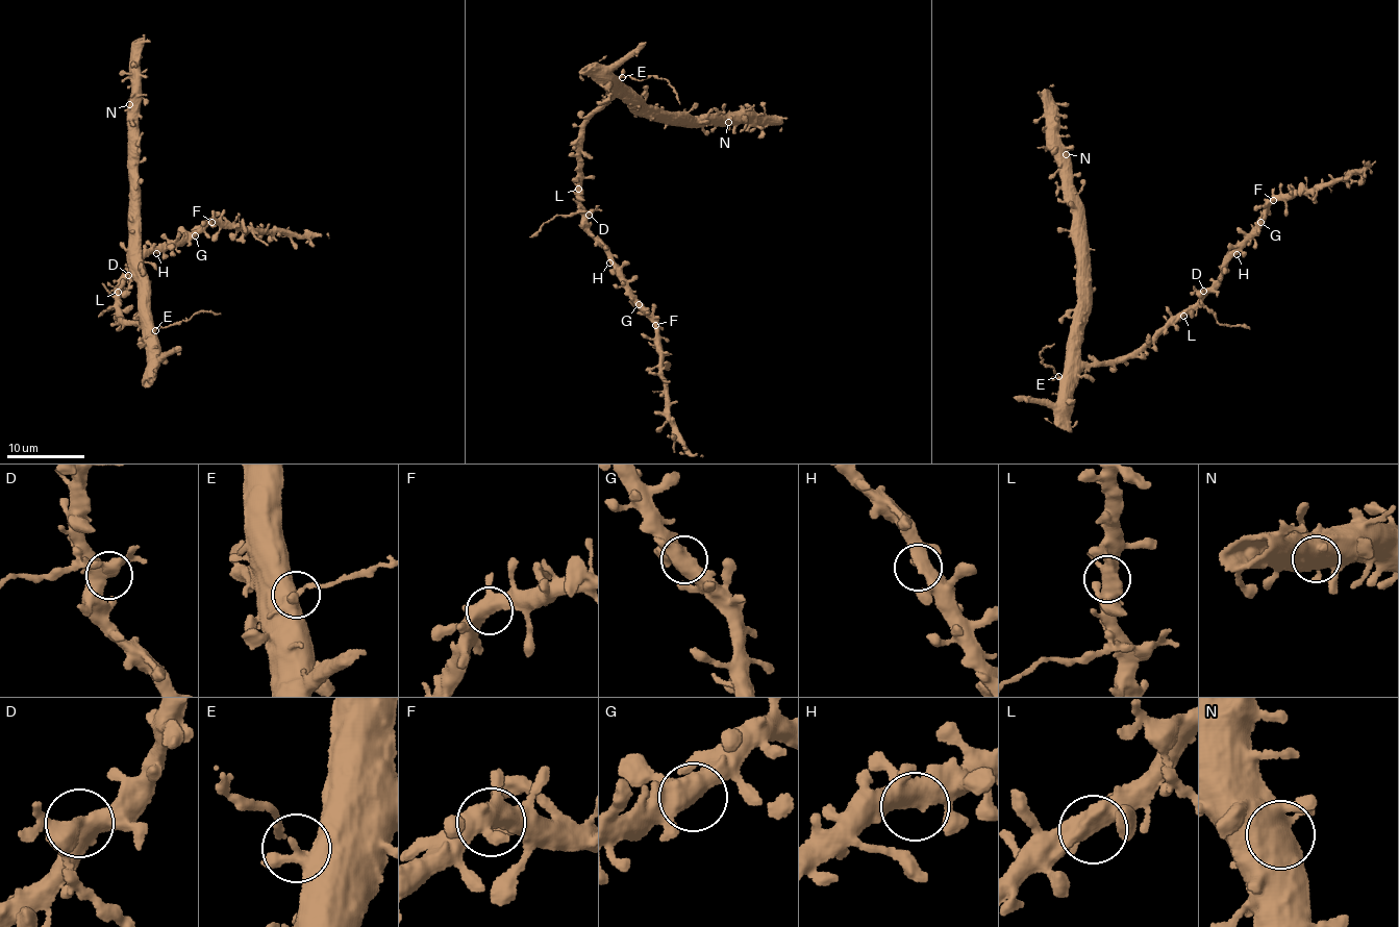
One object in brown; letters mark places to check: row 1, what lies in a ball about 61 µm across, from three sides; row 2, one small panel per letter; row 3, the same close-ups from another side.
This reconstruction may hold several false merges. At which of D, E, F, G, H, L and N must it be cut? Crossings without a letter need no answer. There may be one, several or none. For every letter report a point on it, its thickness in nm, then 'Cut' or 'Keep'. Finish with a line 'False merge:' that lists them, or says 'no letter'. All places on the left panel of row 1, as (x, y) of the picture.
D: Place: (128, 275). Thickness 440 nm. Cut
E: Place: (155, 330). Thickness 400 nm. Cut
F: Place: (211, 222). Thickness 460 nm. Keep
G: Place: (195, 235). Thickness 460 nm. Keep
H: Place: (156, 253). Thickness 400 nm. Keep
L: Place: (118, 292). Thickness 480 nm. Keep
N: Place: (129, 104). Thickness 550 nm. Keep
False merge: D, E

